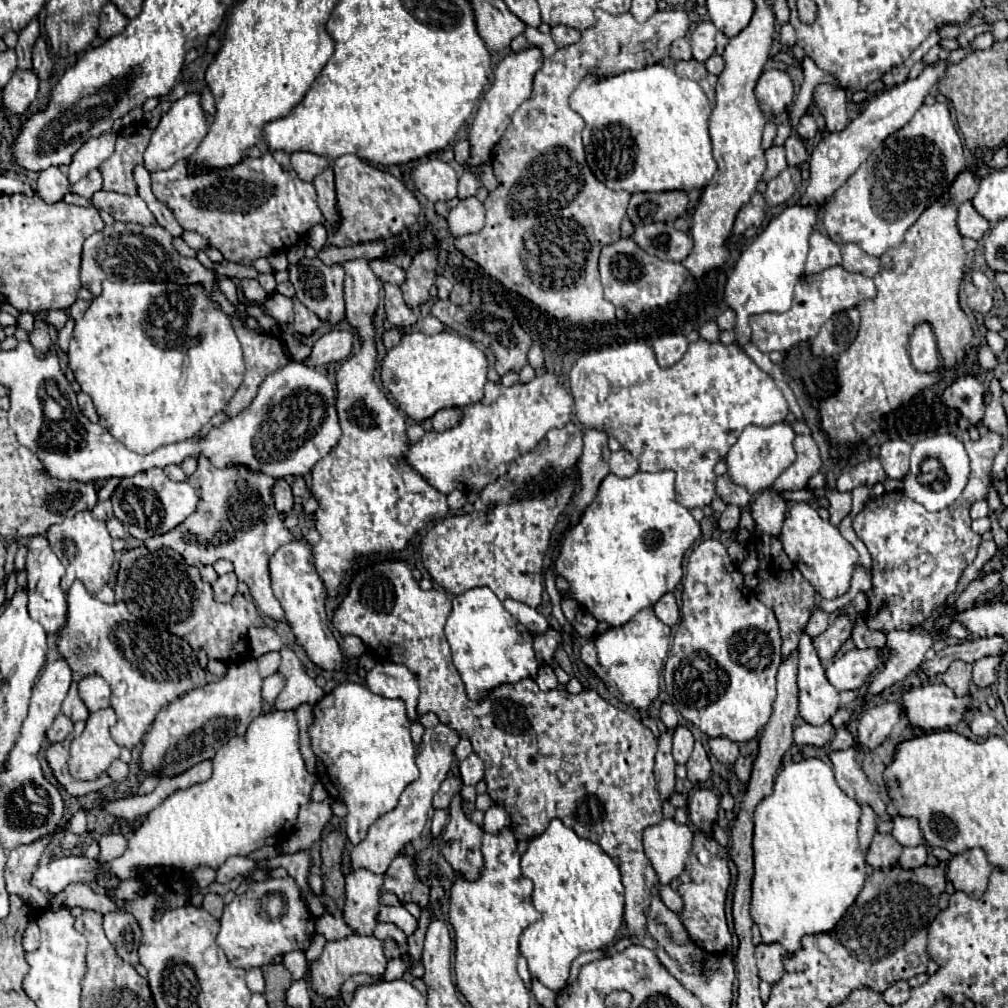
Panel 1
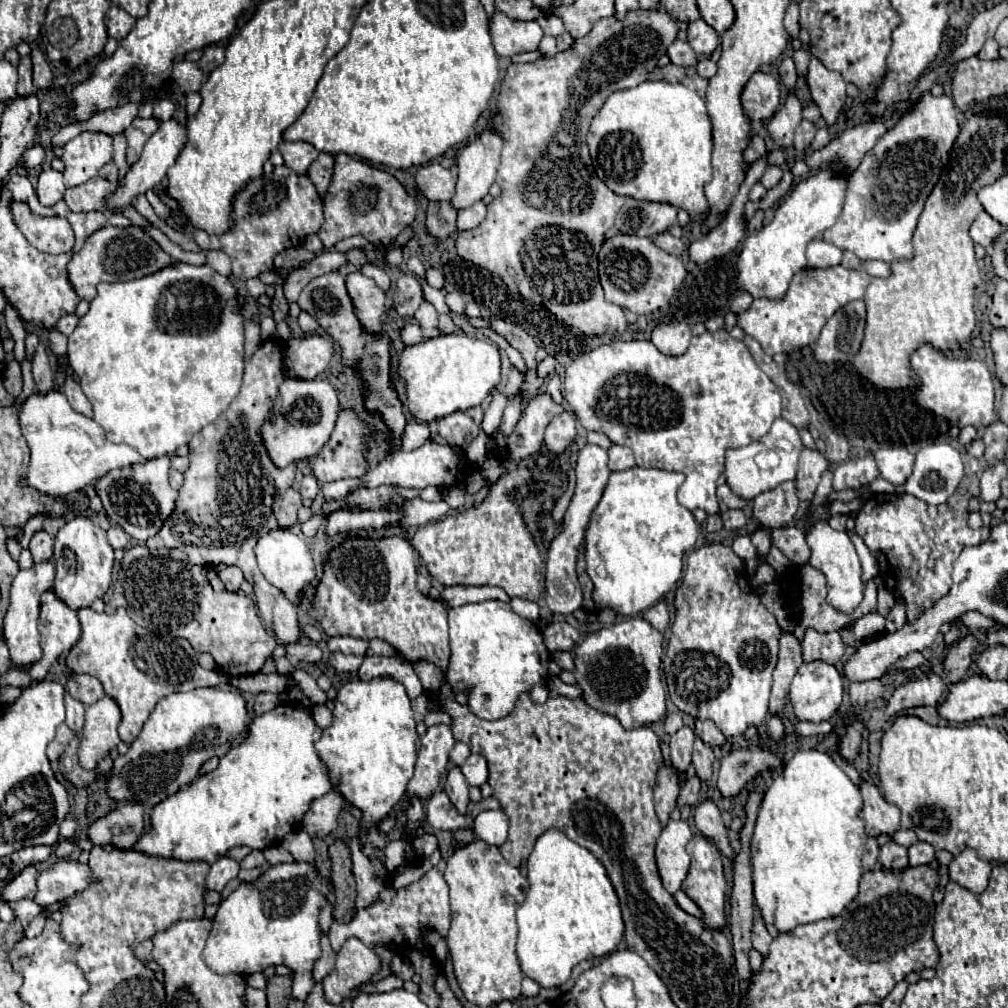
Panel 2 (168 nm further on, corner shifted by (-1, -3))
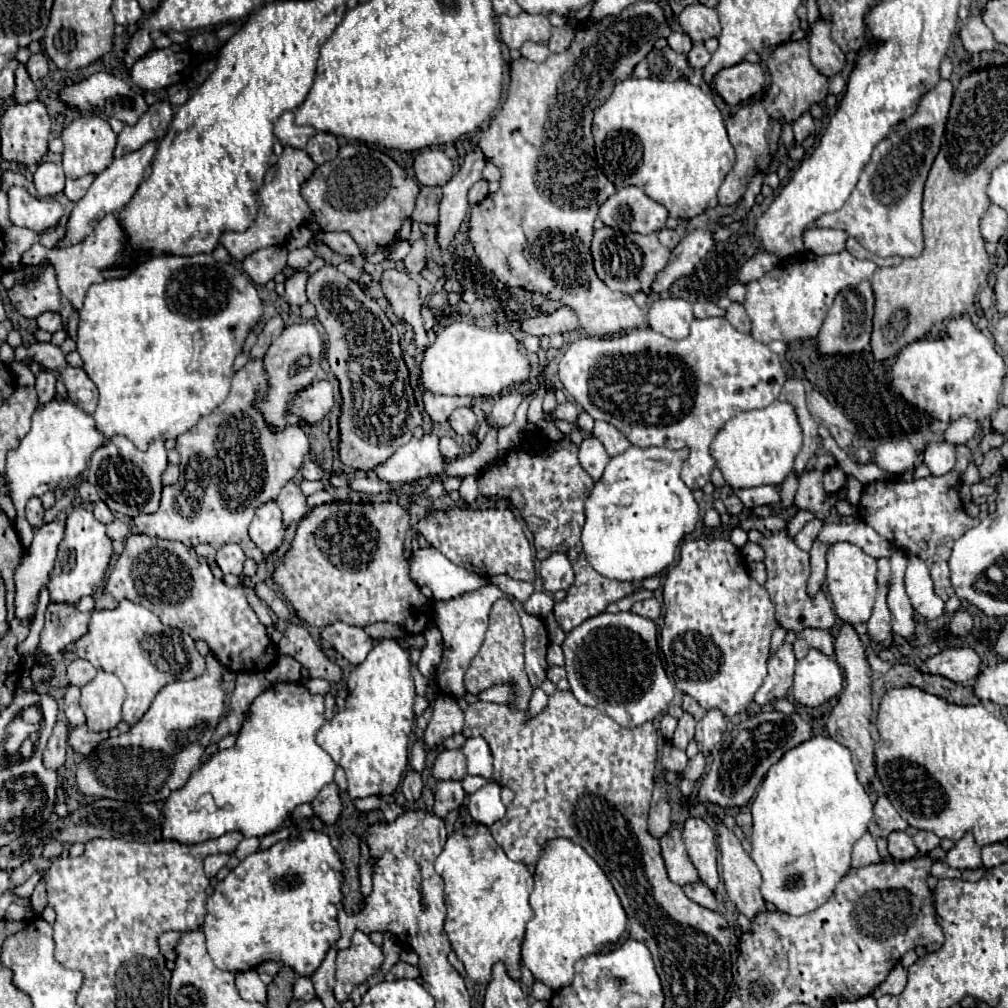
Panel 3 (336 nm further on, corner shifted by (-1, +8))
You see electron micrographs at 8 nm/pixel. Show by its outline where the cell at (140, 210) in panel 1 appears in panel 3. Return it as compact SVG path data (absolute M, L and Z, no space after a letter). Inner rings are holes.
M82 176L82 178L78 178L78 180L66 180L64 194L66 194L72 202L78 202L78 200L86 194L86 190L90 188L92 180L94 180L94 176Z

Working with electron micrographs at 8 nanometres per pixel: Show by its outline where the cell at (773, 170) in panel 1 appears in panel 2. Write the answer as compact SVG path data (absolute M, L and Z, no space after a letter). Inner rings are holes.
M768 165L766 167L766 171L764 171L764 175L762 175L762 179L760 179L760 183L766 187L766 189L772 189L780 179L782 179L782 167L778 167L778 165Z

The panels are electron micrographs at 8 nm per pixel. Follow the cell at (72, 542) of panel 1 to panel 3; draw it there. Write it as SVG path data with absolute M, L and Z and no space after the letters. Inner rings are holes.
M74 508L66 520L66 536L60 542L56 566L50 576L50 600L76 604L82 596L90 596L102 582L112 556L112 540L106 536L106 524L98 522L92 512Z

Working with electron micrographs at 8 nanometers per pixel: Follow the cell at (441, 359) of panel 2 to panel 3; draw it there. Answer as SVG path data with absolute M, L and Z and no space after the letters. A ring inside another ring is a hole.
M454 320L448 326L438 328L436 342L424 352L420 366L420 382L432 394L448 396L496 396L502 390L528 382L530 360L522 344L510 332L494 332L478 328L472 322Z

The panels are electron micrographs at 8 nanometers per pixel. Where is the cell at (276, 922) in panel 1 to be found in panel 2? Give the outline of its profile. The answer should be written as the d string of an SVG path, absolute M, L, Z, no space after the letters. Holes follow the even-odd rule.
M280 863L266 871L252 885L242 883L218 907L212 931L204 949L206 963L216 973L252 975L268 965L286 965L294 971L292 996L304 1001L312 989L312 965L320 957L318 911L332 887L324 883L308 863ZM304 987L304 991L302 991Z

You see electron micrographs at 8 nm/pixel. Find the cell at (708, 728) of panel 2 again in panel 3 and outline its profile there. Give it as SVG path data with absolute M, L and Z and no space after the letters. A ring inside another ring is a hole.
M684 696L684 700L682 700L682 708L684 708L684 712L690 712L696 720L702 720L702 716L704 716L704 708L700 708L700 704L694 700L694 698L690 698L690 696Z

